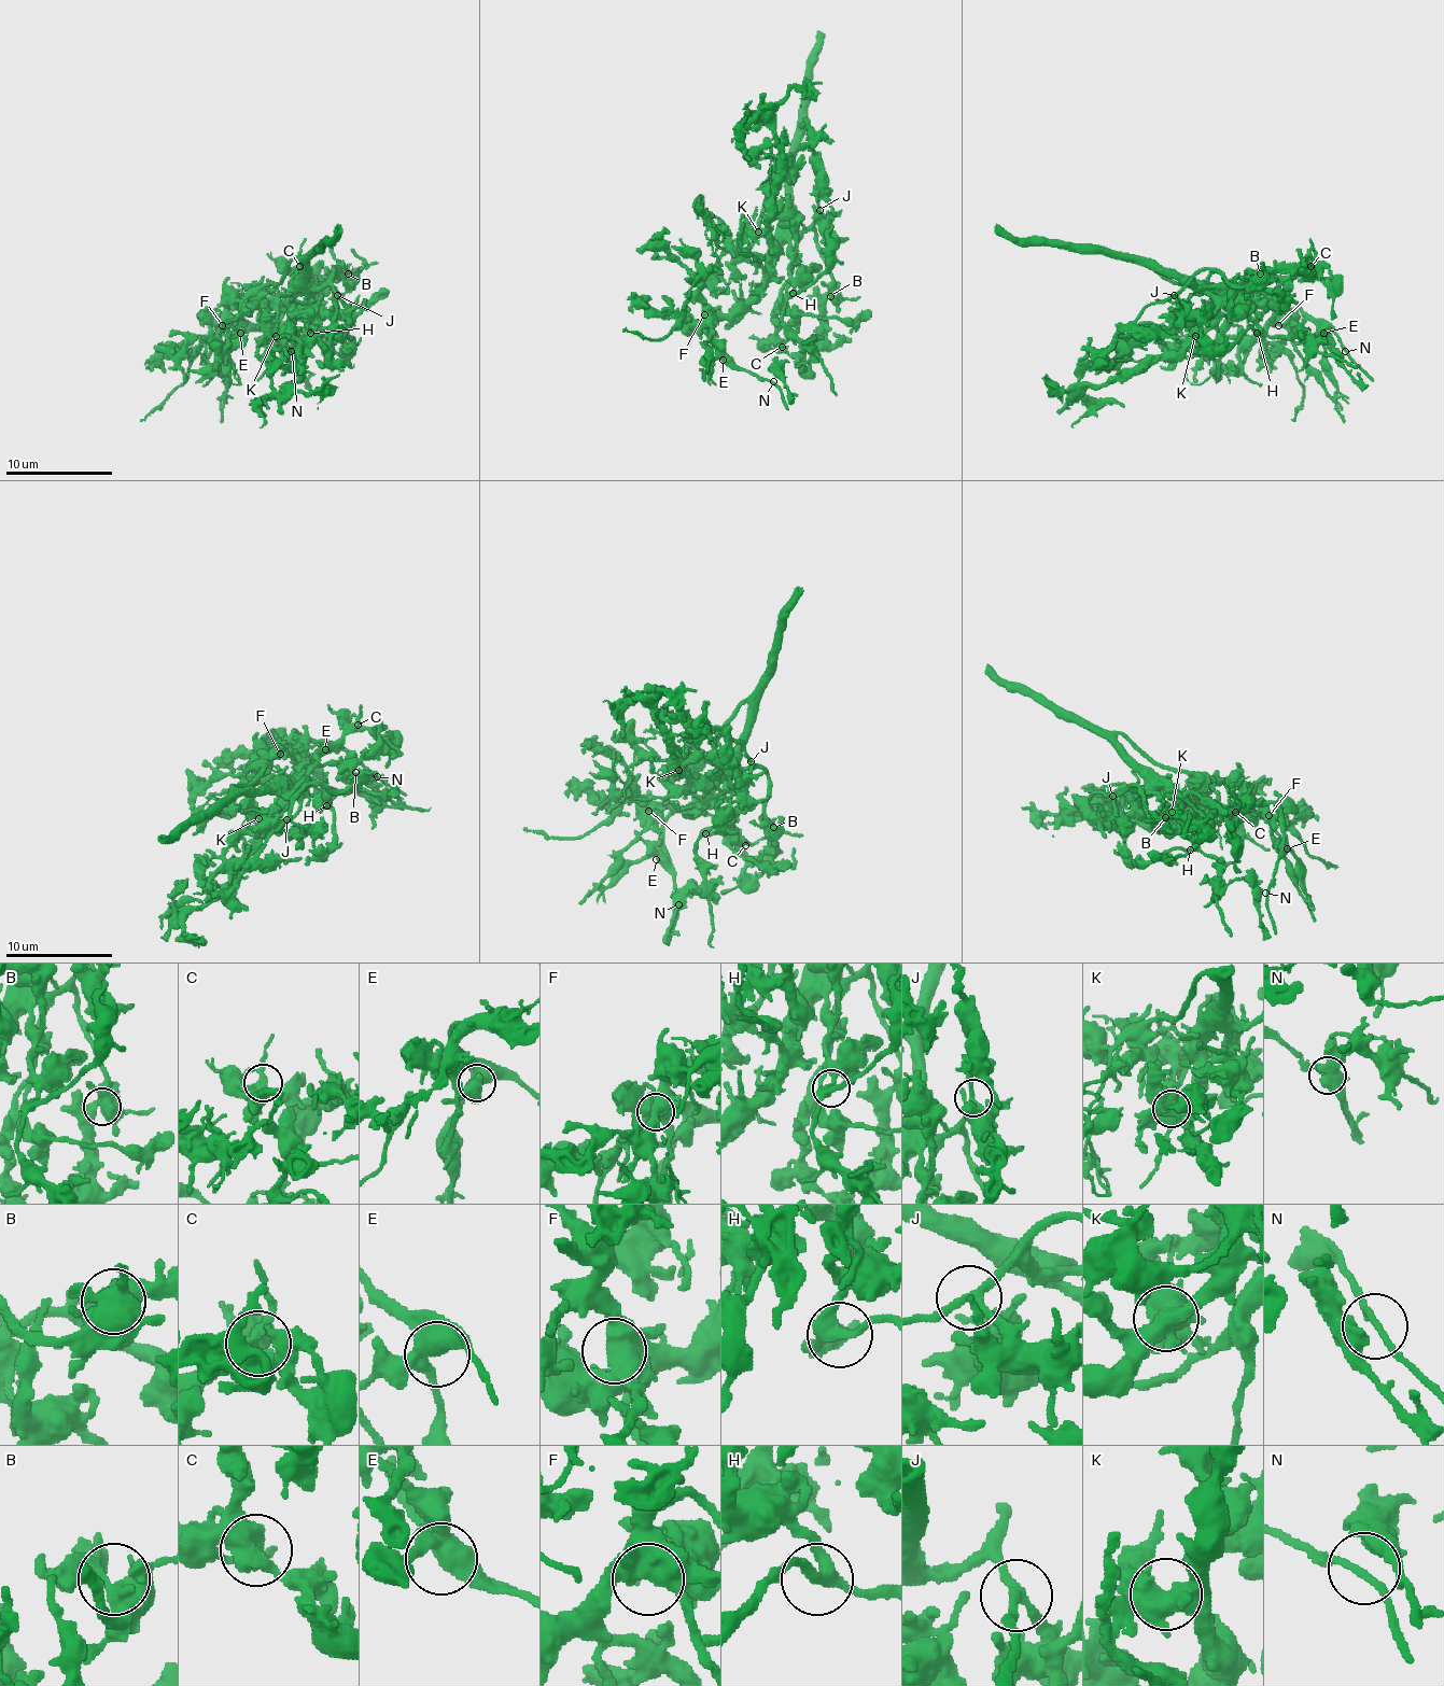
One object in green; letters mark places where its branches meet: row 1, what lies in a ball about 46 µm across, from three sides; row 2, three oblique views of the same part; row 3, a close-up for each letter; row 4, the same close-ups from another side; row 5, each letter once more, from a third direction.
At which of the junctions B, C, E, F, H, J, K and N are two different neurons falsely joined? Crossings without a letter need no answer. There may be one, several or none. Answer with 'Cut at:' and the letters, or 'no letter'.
Cut at: no letter

